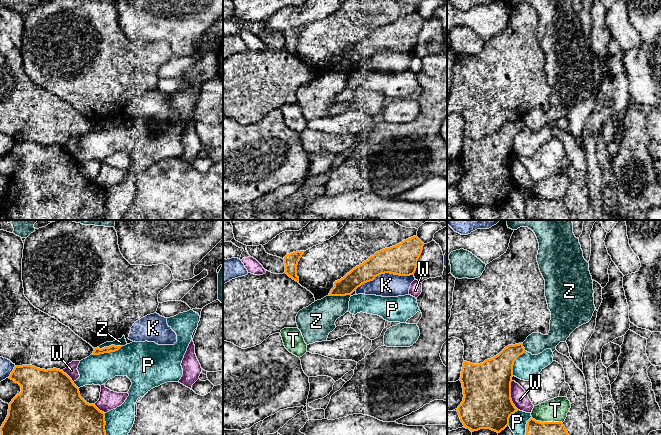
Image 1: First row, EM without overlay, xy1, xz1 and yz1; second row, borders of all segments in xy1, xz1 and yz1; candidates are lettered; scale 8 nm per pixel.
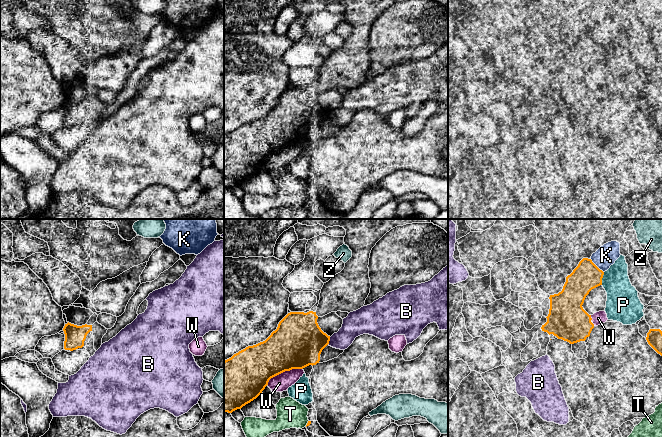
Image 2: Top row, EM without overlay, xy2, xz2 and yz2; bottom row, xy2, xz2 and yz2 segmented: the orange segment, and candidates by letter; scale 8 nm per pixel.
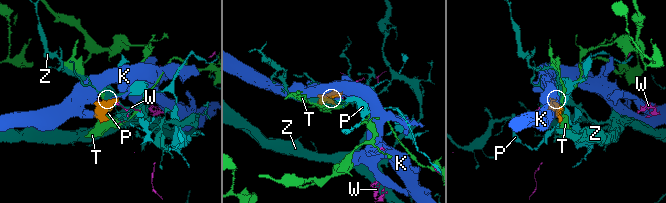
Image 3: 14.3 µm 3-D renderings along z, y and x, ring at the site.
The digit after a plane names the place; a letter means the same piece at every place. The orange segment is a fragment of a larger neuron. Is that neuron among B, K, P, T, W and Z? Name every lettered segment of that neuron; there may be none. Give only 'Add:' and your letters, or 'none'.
Add: none

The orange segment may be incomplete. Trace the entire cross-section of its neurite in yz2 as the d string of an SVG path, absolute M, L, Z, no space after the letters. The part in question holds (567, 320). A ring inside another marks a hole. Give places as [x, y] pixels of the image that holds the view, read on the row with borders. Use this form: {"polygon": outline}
{"polygon": "M583 258L566 277L562 291L550 295L549 314L542 331L570 344L585 341L594 324L582 305L589 292L602 285L603 275L604 272L591 259Z"}

